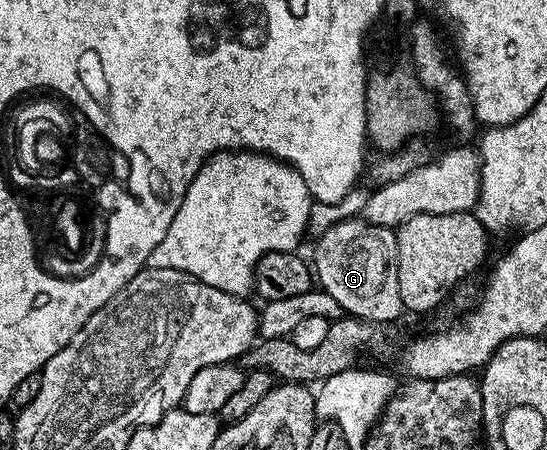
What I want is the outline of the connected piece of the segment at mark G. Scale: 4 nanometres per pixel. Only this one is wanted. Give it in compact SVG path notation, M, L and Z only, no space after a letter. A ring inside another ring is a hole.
M364 219L356 220L341 221L318 239L317 250L312 257L316 280L348 316L378 323L393 321L405 309L399 295L397 234L382 225L372 225Z

